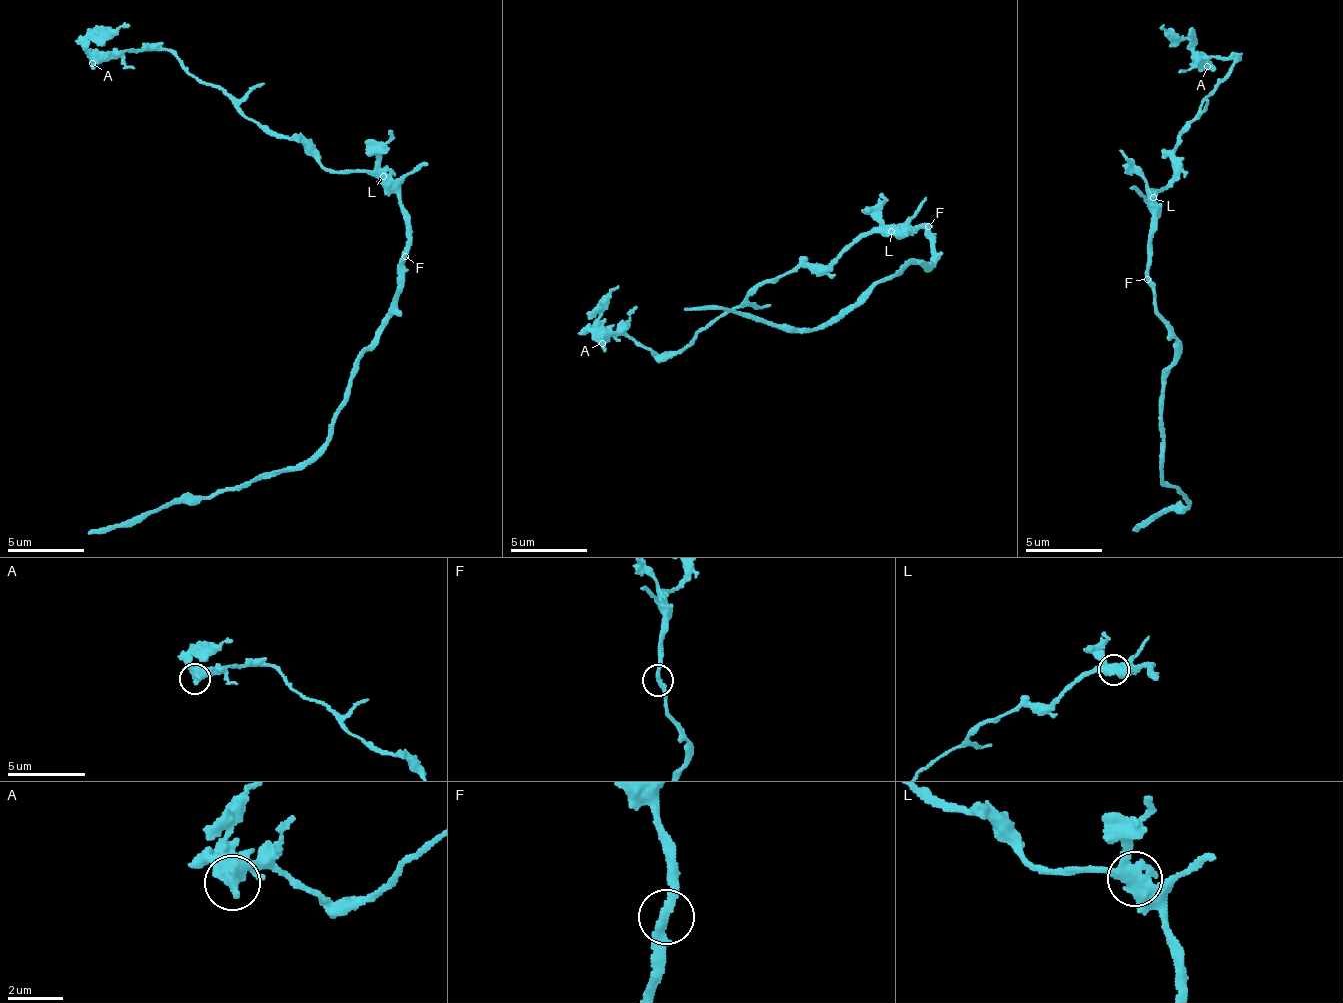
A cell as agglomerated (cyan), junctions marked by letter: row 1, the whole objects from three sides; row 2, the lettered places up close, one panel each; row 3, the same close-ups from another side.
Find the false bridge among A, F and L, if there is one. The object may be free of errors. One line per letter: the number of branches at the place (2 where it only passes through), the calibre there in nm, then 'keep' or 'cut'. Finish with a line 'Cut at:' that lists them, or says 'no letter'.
A: branches 3; calibre 460 nm; keep
F: branches 2; calibre 280 nm; keep
L: branches 3; calibre 440 nm; keep
Cut at: no letter

